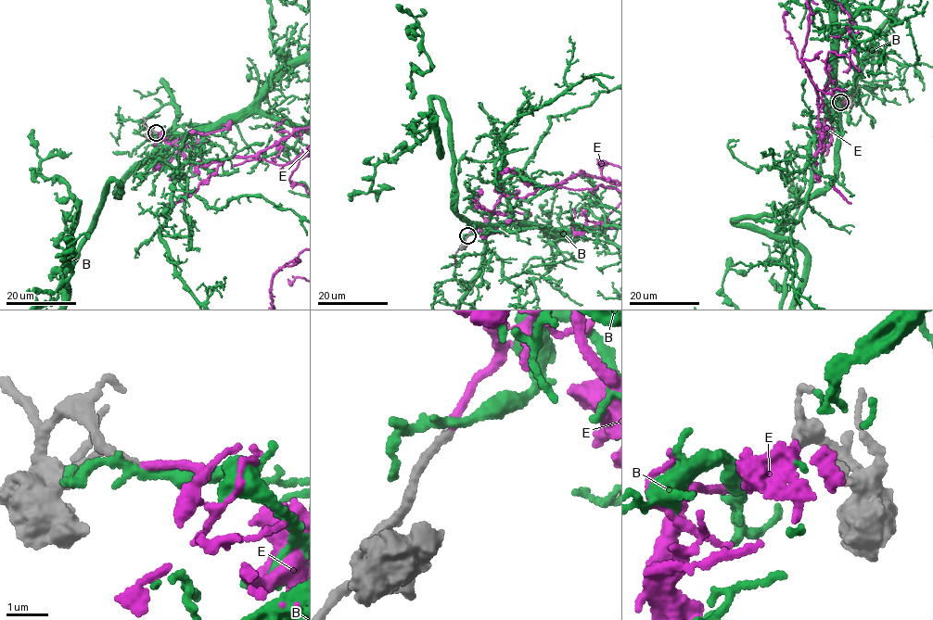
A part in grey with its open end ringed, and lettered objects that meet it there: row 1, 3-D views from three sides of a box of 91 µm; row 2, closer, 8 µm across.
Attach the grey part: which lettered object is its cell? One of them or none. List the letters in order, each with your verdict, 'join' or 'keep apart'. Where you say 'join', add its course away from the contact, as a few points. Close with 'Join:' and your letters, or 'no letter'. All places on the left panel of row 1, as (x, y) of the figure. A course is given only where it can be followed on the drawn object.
B: keep apart
E: join
Join: E

